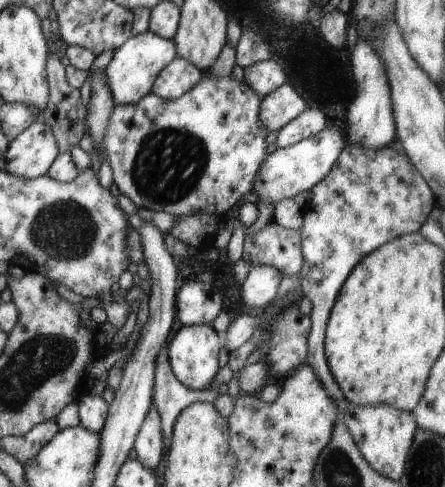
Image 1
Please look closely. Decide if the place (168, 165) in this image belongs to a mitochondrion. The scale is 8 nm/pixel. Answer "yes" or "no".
yes

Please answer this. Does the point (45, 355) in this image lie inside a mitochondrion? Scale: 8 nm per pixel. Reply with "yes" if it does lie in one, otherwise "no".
yes

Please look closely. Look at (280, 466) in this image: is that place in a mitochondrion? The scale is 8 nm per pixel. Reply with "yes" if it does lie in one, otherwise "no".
no

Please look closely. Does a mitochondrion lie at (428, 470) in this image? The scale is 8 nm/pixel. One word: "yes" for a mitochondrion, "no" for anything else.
yes

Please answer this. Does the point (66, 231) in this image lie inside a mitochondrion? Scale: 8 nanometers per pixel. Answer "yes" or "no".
yes

